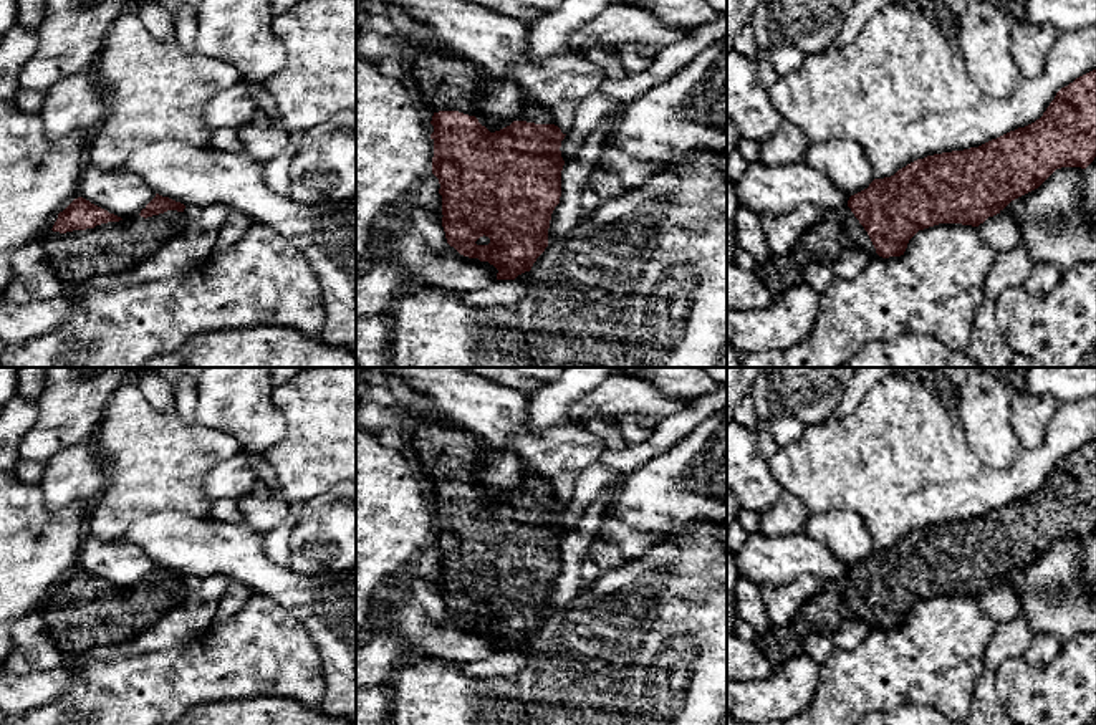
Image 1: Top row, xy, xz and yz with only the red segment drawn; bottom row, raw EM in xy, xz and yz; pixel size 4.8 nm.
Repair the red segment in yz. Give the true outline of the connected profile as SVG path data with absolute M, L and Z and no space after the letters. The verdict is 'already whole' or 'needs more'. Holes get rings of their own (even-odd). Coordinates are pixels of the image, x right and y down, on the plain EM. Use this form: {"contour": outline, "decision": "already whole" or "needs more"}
{"contour": "M1096 440L1061 459L1035 493L1010 502L978 518L917 530L894 546L874 550L849 568L841 579L810 598L795 619L770 626L755 644L773 665L805 652L811 632L833 634L846 621L863 621L882 629L904 626L909 611L939 594L978 598L1000 584L1012 571L1038 559L1056 540L1086 540L1096 528Z", "decision": "needs more"}

